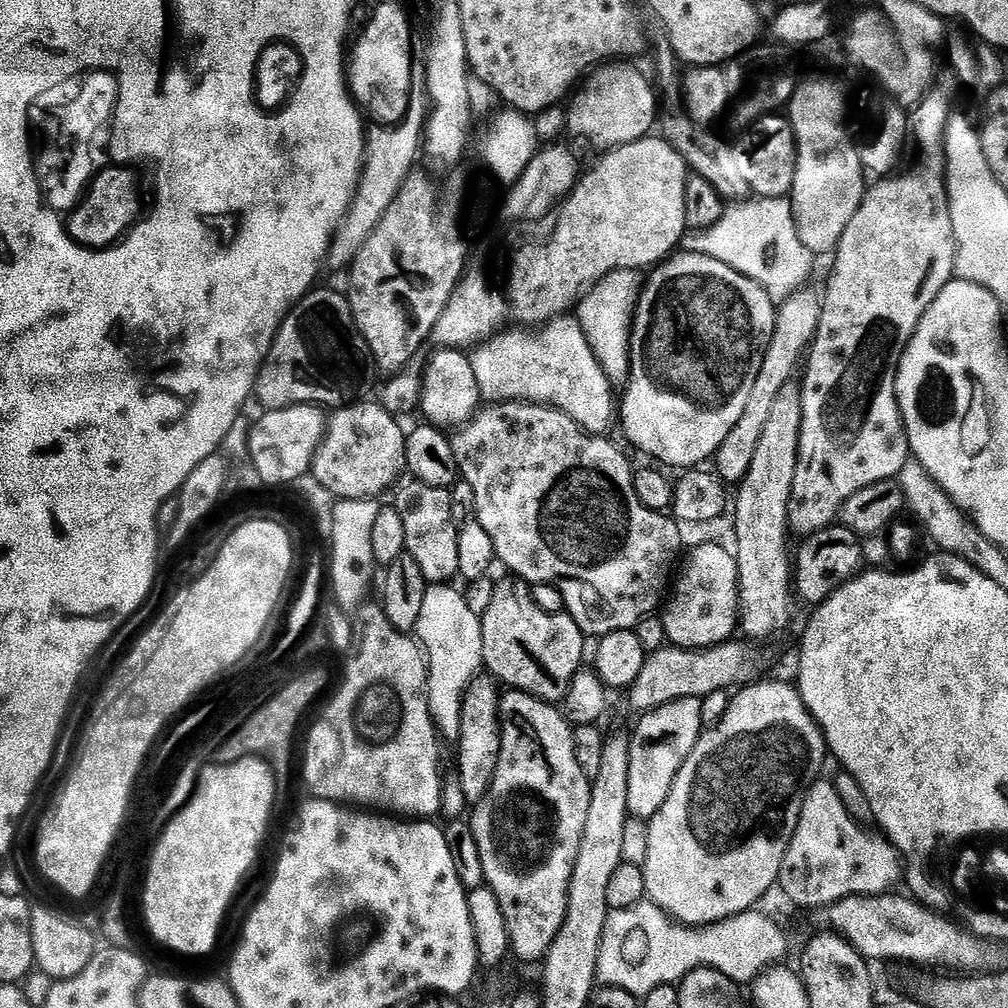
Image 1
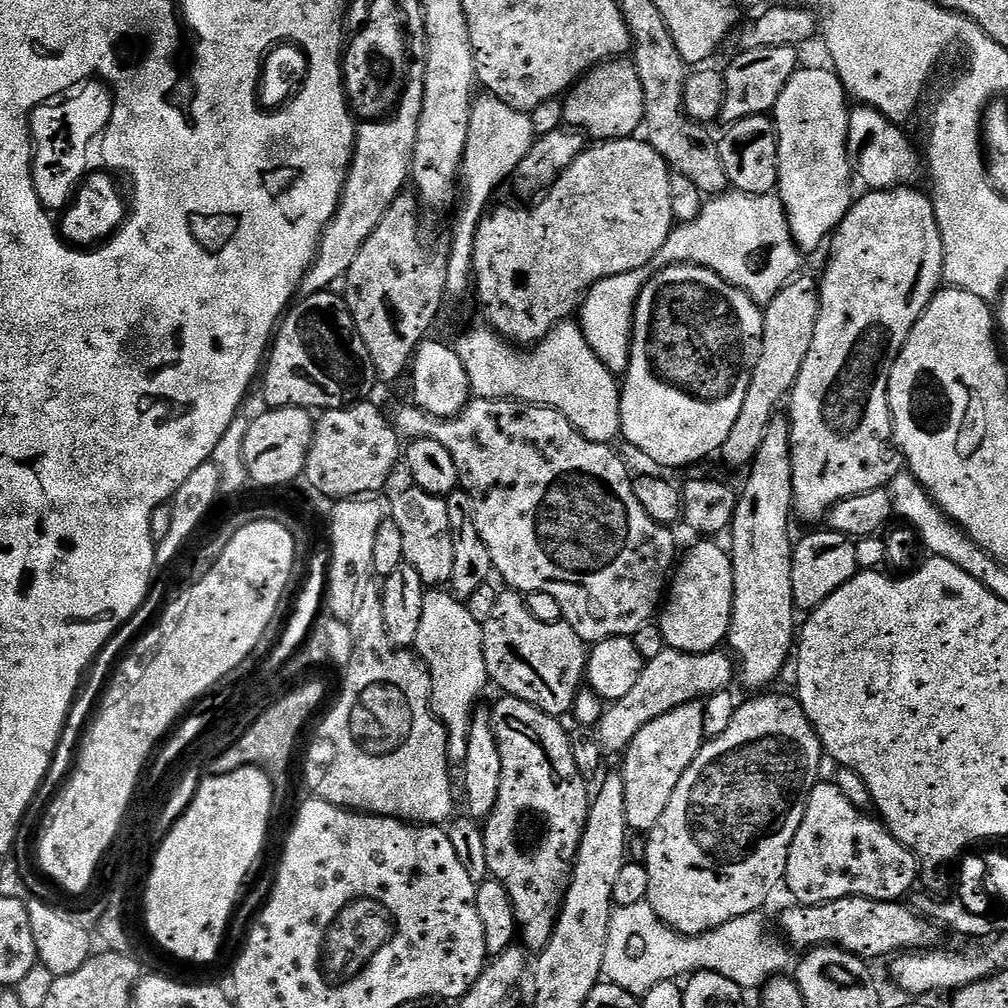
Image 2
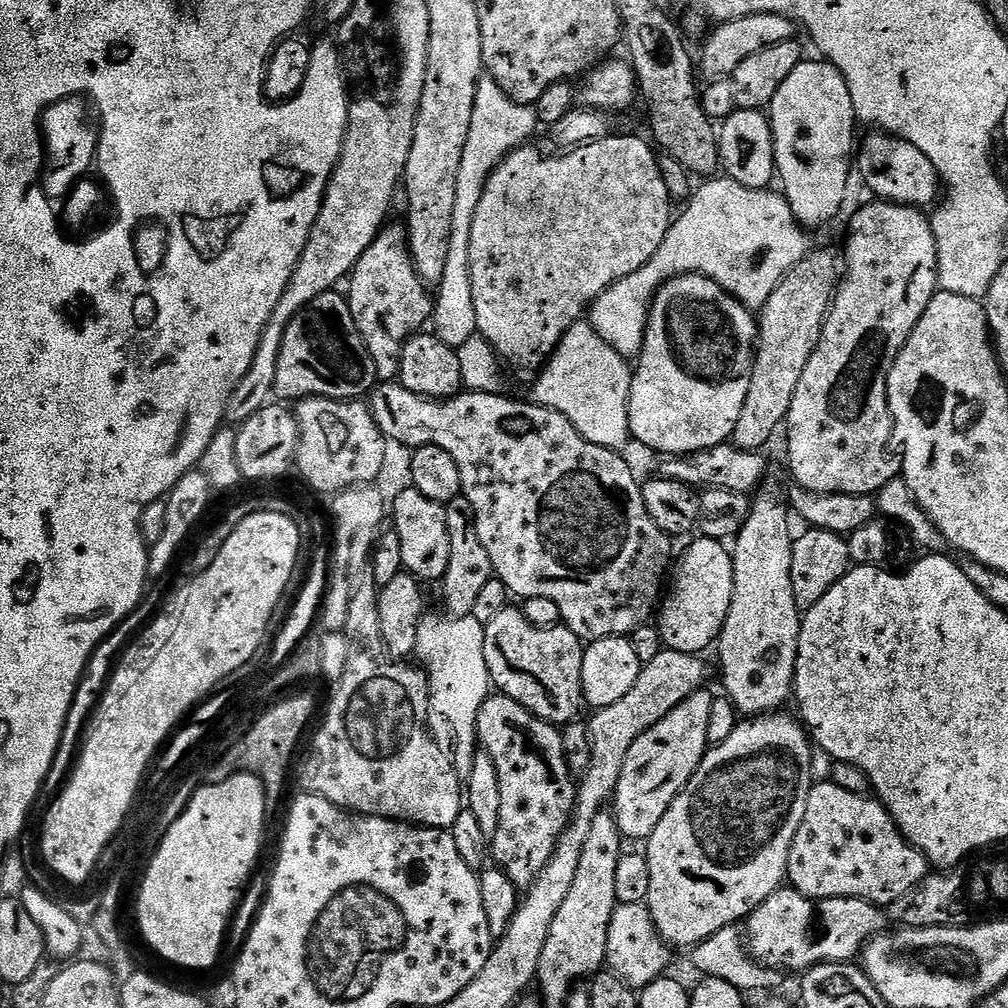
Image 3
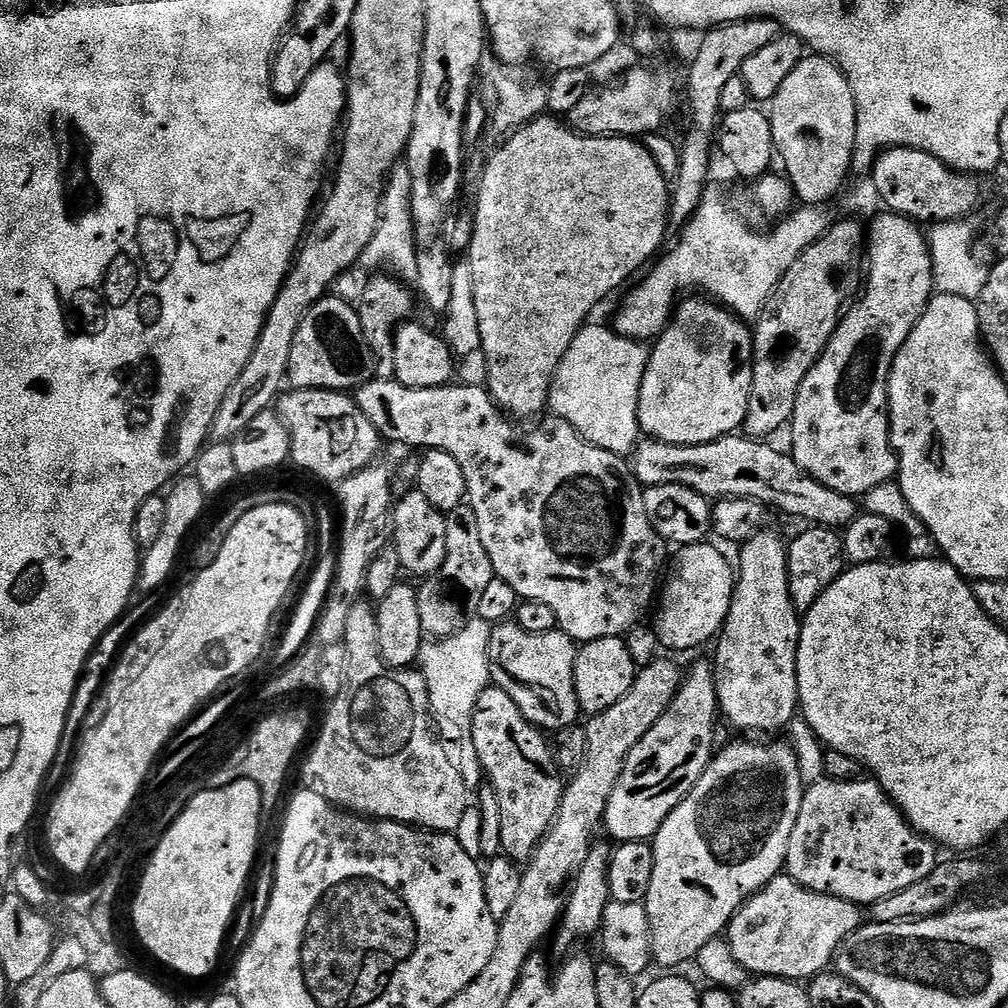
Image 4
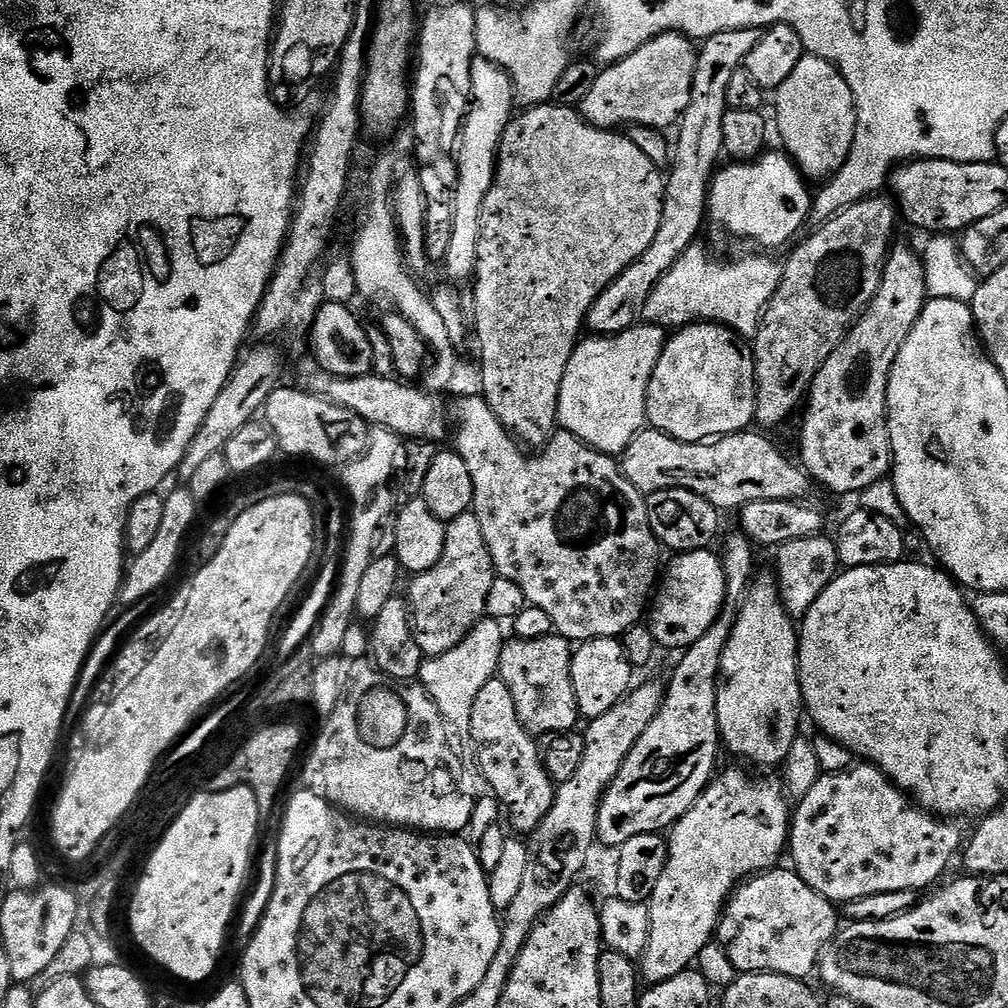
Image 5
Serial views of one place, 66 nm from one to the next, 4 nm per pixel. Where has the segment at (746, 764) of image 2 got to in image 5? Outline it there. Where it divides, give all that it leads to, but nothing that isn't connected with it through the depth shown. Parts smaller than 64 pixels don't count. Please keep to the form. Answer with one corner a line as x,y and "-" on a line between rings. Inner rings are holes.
747,767
744,768
728,768
724,773
721,771
719,774
713,775
712,779
708,781
707,786
704,787
703,794
694,802
694,806
690,806
690,810
686,810
683,818
676,821
667,833
668,861
666,862
666,870
662,870
662,878
658,878
658,886
654,886
654,894
648,899
648,941
646,942
644,955
638,961
638,968
642,973
642,980
645,985
651,986
666,982
667,979
674,978
679,972
685,972
691,969
699,961
700,951
708,944
713,943
714,933
720,927
720,918
724,915
724,906
728,903
729,896
745,880
768,871
769,868
773,867
779,861
776,859
780,855
785,855
788,842
788,829
790,827
790,804
788,808
789,797
786,795
786,785
779,775
756,774
760,776
751,776
747,772
749,769

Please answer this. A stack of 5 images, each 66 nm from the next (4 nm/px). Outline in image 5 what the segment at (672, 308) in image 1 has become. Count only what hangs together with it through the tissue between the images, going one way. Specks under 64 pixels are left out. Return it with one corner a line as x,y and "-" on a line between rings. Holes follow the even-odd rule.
701,322
673,331
650,378
647,423
655,431
687,444
751,429
756,419
756,362
753,349
744,344
747,343
722,324

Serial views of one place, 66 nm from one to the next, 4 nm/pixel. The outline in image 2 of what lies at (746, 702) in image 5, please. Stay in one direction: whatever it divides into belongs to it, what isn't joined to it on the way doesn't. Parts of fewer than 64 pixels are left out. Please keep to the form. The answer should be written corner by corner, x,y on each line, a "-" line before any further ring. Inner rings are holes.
777,414
773,416
772,422
766,432
766,438
762,438
762,446
758,446
758,454
753,458
746,475
748,475
748,481
745,482
744,489
742,487
739,489
736,501
736,517
732,519
730,525
730,533
732,532
730,555
732,557
732,573
734,574
734,602
732,603
732,625
728,631
726,644
738,661
738,680
741,680
748,688
756,688
752,690
764,690
767,689
764,688
767,684
772,684
779,678
780,671
784,668
784,663
787,660
789,663
790,657
794,652
794,641
798,636
798,620
796,624
798,609
794,602
794,590
792,589
792,549
794,547
794,536
788,533
788,523
794,520
794,509
792,507
792,479
794,478
794,470
792,469
792,429
787,415

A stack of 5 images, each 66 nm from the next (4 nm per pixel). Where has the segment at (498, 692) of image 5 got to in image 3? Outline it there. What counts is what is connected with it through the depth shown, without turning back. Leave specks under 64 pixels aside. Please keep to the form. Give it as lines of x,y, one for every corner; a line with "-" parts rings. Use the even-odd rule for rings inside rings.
492,694
478,710
477,734
479,747
490,754
498,770
498,790
502,790
502,814
498,814
498,830
490,838
490,856
493,861
496,859
495,867
503,871
517,889
527,890
542,874
546,862
550,862
576,805
577,785
564,757
562,732
557,725
538,718
509,696

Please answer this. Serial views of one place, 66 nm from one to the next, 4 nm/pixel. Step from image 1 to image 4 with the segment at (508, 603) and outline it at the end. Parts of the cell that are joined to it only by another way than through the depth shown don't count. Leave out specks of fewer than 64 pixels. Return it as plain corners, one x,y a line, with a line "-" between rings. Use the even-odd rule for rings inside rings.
514,622
495,625
489,640
491,683
502,689
522,710
522,714
541,730
559,730
577,723
582,713
574,686
577,641
562,631
530,634

